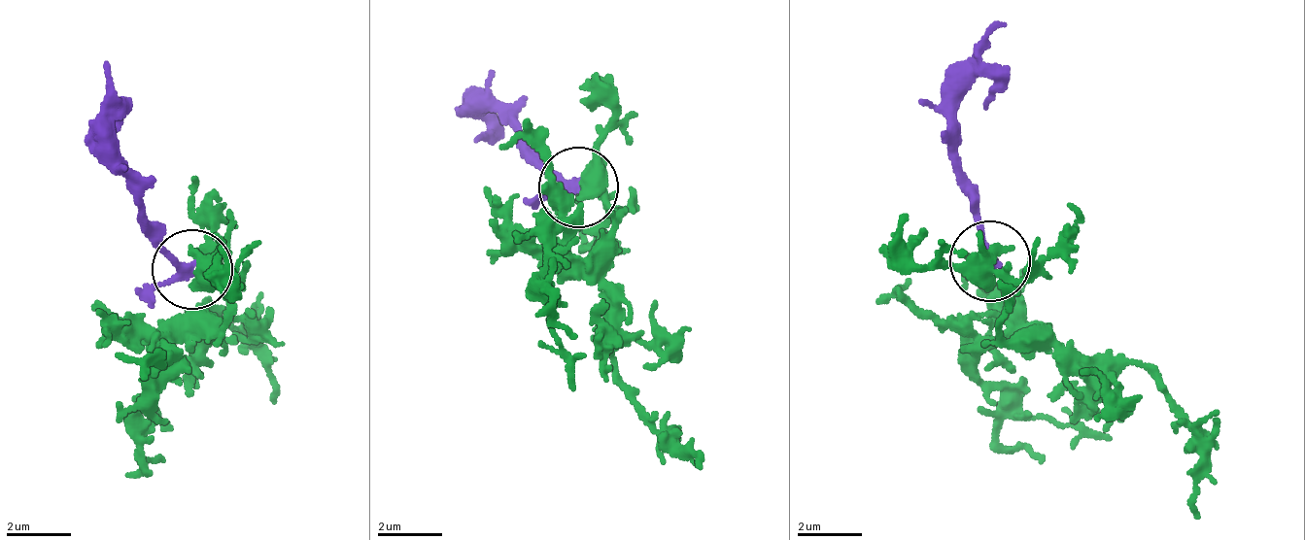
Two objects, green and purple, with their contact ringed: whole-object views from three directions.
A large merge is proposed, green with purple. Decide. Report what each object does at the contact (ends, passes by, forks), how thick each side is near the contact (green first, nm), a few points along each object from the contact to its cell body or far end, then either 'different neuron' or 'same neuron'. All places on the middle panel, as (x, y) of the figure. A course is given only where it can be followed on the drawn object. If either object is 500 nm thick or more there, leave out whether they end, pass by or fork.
green forks | purple passes by | 400/220 nm | green via (580, 185), (614, 206), (618, 219), (603, 292), (614, 323), (614, 371), (699, 466) | purple via (580, 185), (517, 132), (513, 115), (487, 106), (472, 116) | different neuron

